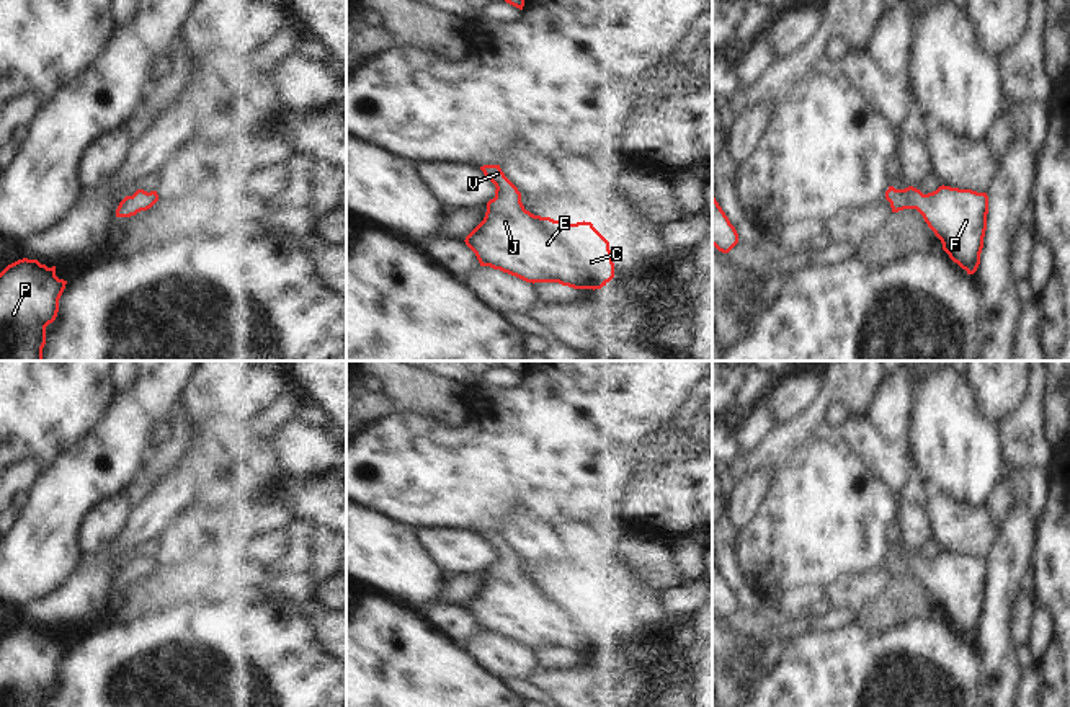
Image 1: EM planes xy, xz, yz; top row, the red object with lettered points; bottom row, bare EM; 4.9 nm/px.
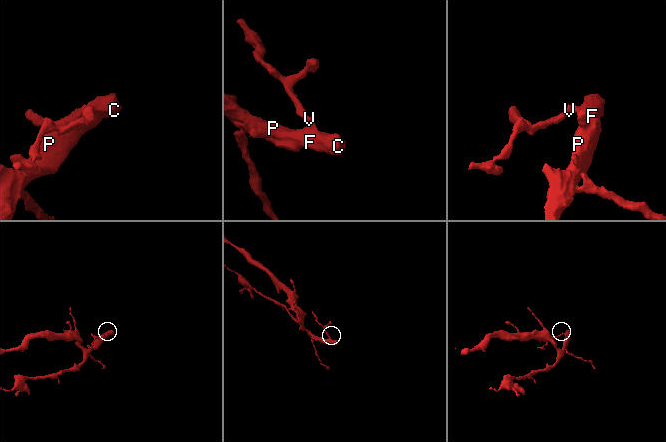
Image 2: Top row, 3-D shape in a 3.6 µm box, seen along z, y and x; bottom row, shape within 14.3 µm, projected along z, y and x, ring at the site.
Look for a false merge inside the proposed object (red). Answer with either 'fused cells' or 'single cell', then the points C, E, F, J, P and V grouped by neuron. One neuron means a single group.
single cell; C E F J P V

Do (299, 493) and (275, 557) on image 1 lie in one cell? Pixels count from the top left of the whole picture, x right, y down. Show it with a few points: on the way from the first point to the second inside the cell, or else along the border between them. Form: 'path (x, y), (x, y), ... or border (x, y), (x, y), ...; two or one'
border (281, 516), (247, 518), (244, 521); two

